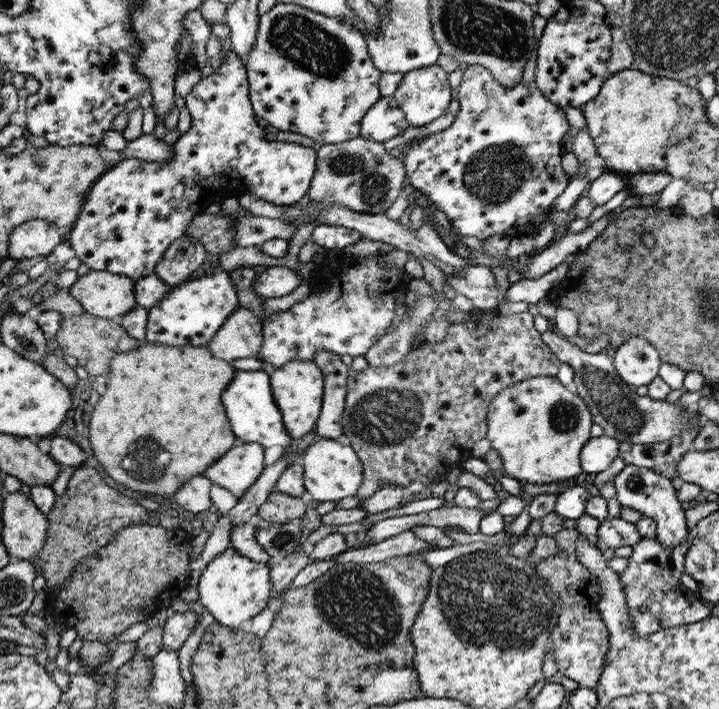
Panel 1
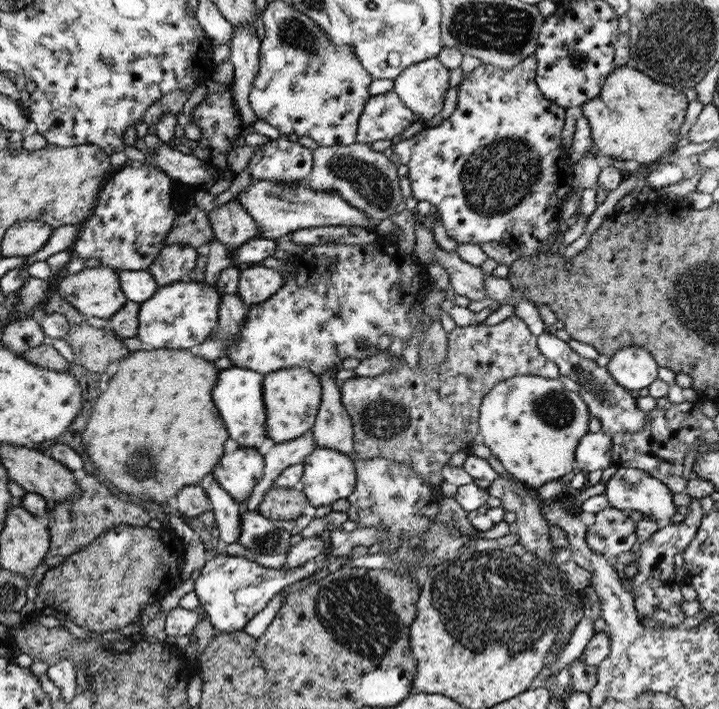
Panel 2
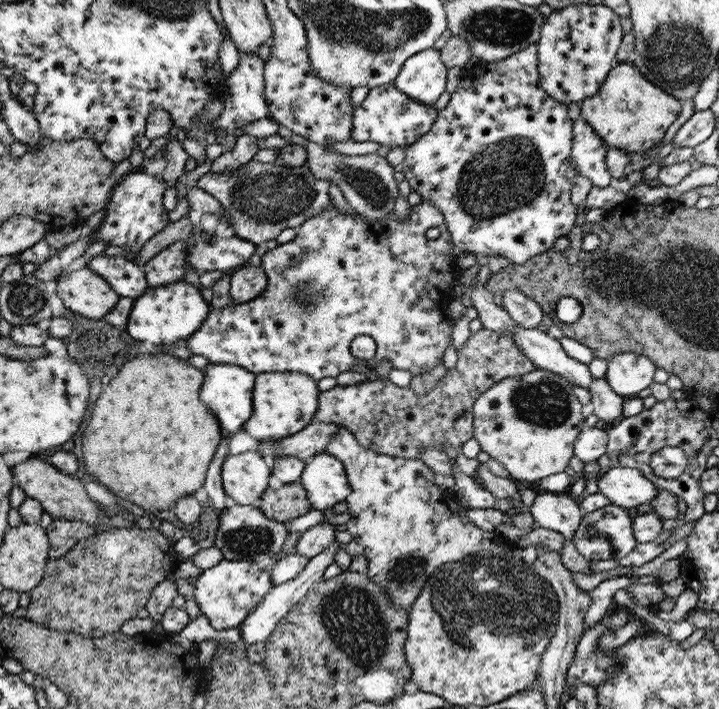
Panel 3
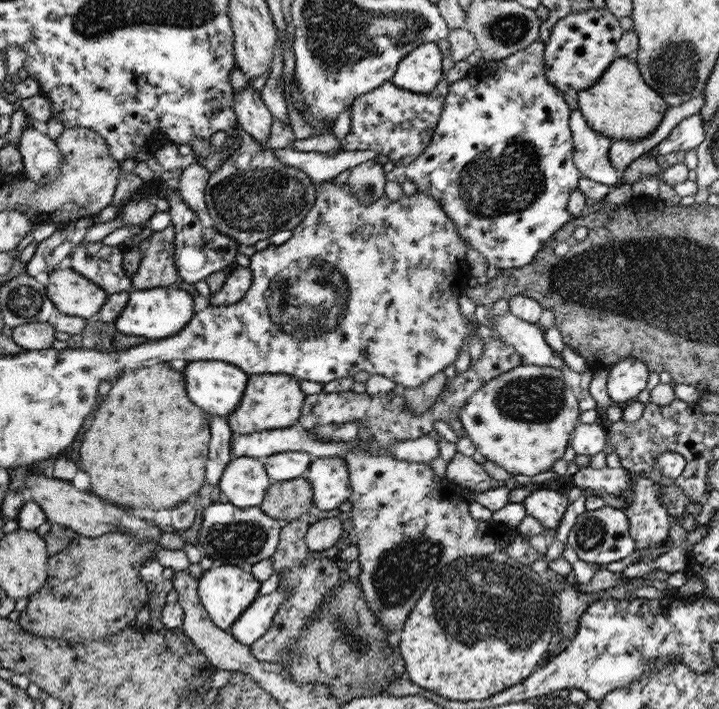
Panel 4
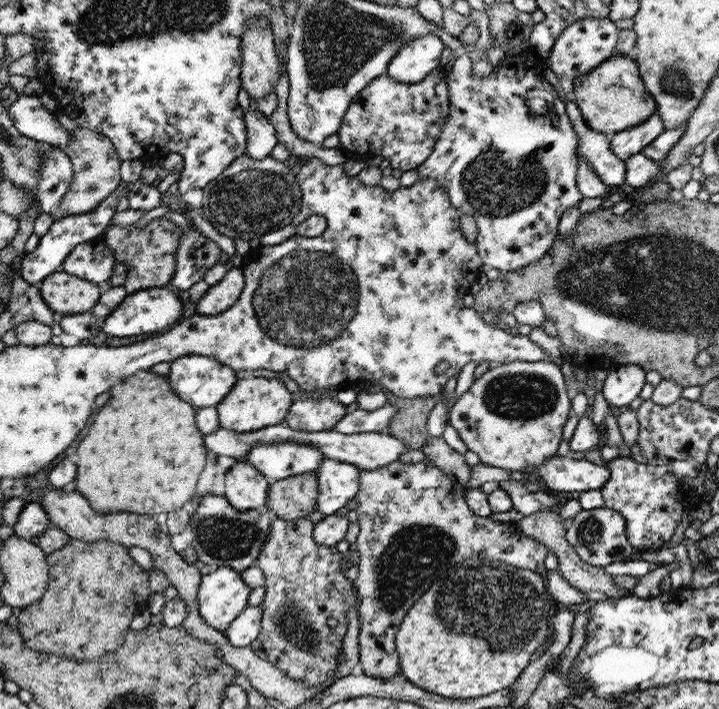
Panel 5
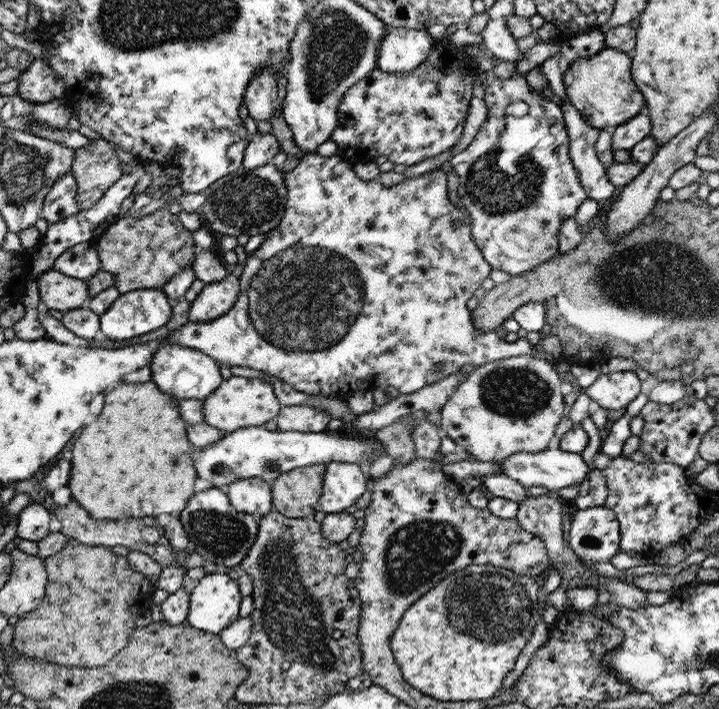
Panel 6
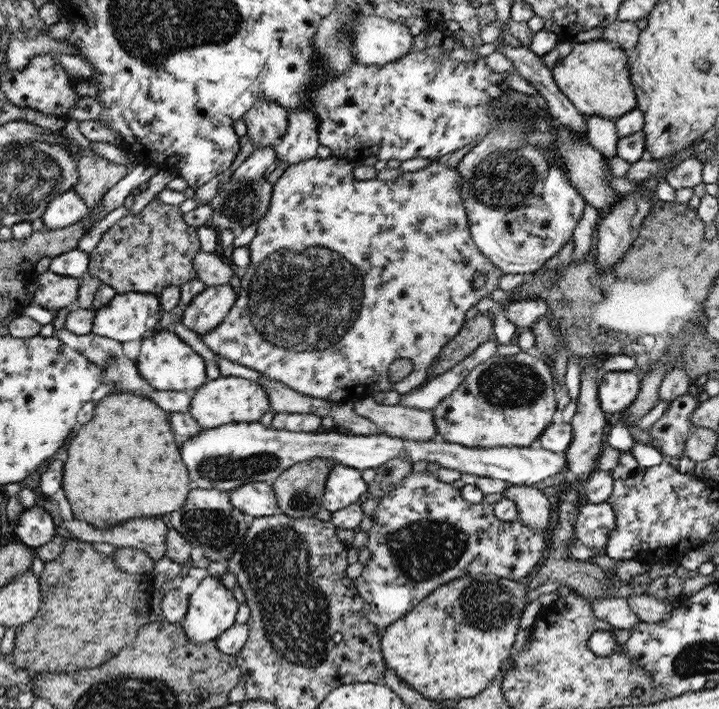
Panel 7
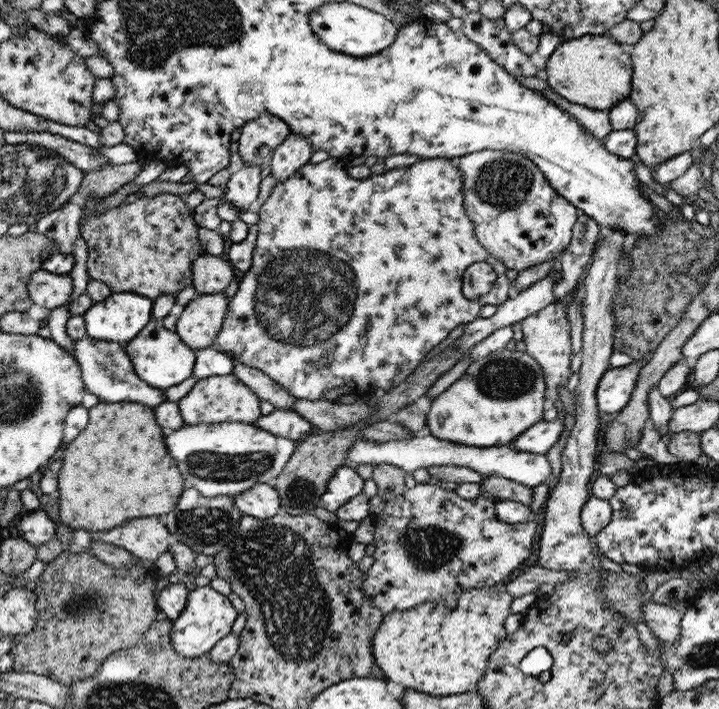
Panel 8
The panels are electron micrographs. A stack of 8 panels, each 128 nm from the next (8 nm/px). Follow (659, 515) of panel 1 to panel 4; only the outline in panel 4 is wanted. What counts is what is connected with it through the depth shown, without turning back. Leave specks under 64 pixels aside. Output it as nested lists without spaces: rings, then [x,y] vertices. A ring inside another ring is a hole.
[[[592,466],[579,467],[572,476],[574,486],[590,488],[604,494],[622,494],[626,490],[634,490],[634,479],[630,477],[629,469],[624,467],[592,468]]]

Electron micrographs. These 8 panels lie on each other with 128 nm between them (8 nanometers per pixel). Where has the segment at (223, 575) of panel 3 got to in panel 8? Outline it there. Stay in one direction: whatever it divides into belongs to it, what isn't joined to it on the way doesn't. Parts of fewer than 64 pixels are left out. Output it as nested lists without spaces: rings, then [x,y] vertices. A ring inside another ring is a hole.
[[[209,585],[197,587],[189,592],[186,608],[172,621],[170,641],[175,652],[185,658],[195,658],[209,653],[220,639],[231,632],[238,617],[236,608],[224,594],[220,594]]]

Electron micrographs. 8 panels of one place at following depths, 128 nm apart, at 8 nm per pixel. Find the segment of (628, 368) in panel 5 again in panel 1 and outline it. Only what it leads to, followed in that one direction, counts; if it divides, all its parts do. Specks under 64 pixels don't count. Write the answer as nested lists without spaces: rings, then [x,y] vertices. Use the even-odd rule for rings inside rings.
[[[642,337],[624,341],[616,348],[612,362],[621,380],[636,388],[651,384],[663,363],[656,347]]]

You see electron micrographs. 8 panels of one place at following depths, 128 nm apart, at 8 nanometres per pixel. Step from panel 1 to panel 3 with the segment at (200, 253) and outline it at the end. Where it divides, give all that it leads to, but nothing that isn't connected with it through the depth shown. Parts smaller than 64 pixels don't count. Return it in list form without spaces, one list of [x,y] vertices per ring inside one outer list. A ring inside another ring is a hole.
[[[176,240],[155,254],[142,269],[149,288],[165,286],[180,281],[186,272],[186,242]]]

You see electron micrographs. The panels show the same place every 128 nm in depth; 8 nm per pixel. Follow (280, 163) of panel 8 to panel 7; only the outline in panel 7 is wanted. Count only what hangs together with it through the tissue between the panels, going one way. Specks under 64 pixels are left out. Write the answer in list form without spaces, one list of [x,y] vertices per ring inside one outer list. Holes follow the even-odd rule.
[[[298,107],[287,111],[288,128],[284,136],[275,144],[276,158],[294,165],[300,161],[316,157],[318,152],[318,115],[308,107]]]

